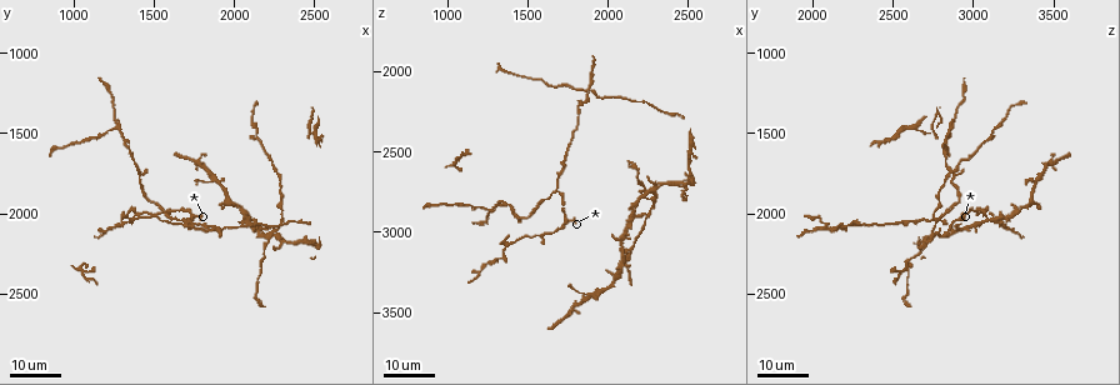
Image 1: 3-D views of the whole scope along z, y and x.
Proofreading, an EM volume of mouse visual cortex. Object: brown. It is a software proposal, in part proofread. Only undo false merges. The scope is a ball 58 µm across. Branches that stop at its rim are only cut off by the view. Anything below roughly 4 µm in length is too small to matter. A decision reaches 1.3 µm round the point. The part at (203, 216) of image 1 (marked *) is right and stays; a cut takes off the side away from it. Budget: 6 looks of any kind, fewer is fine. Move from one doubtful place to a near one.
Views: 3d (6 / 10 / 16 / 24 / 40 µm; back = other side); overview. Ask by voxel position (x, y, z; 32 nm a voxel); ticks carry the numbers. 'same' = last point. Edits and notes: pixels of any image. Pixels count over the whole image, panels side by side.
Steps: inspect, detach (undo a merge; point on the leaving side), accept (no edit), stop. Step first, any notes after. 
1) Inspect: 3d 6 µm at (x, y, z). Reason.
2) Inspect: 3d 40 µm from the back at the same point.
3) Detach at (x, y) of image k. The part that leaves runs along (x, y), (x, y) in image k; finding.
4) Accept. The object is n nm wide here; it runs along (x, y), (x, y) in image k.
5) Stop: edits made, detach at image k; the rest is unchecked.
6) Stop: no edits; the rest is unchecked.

Inspect: 3d 24 µm at (1740, 2020, 2920). Arms run side by side.

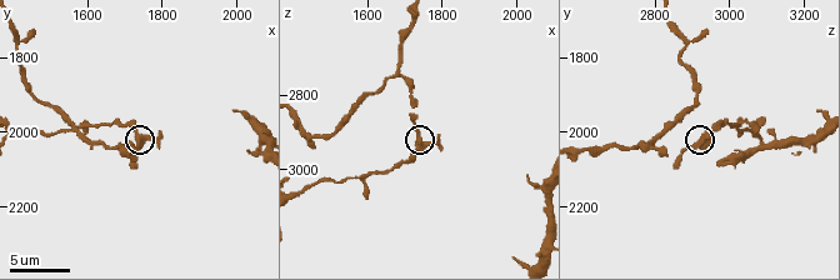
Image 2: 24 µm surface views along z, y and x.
Inspect: 3d 6 µm at the same point.

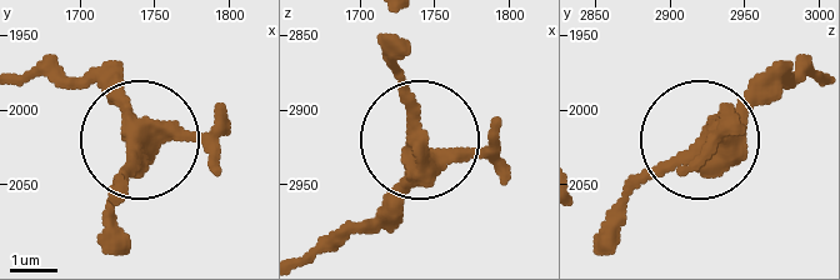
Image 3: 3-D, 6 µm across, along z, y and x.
Accept. The side arm is 43 µm long; 5 arms meet here; one neuron here.

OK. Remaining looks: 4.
Inspect: 3d 16 µm at (1380, 2000, 3060). Two arms in line, one across.

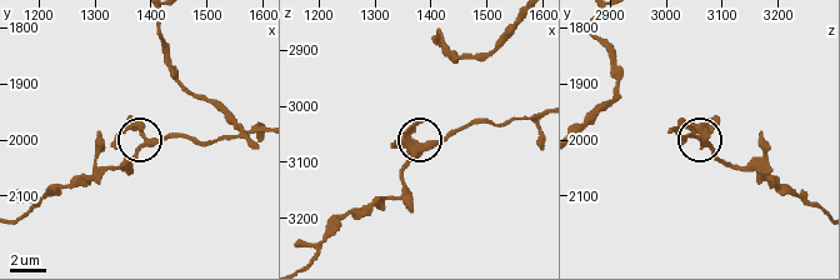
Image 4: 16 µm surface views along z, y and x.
Inspect: 3d 6 µm at (1390, 2010, 3075).

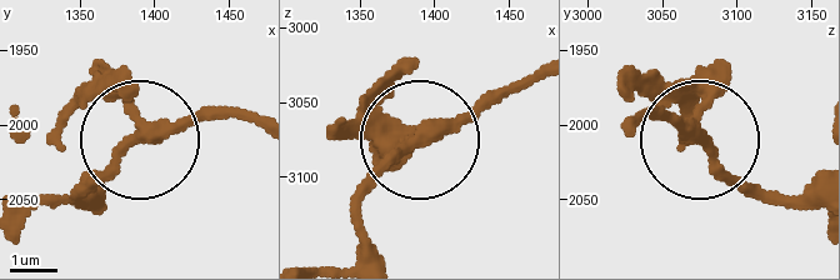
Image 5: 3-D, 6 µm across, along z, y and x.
Accept. It runs along (253, 124), (205, 115), (145, 131), (74, 208) in image 5; one neuron here.

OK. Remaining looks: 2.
Inspect: 3d 16 µm at (1880, 1780, 3400). Arms part here.

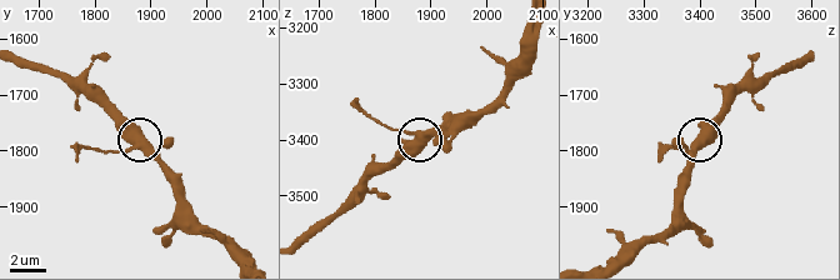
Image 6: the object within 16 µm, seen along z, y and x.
Inspect: 3d 10 µm at (1880, 1785, 3395). Zoom in.

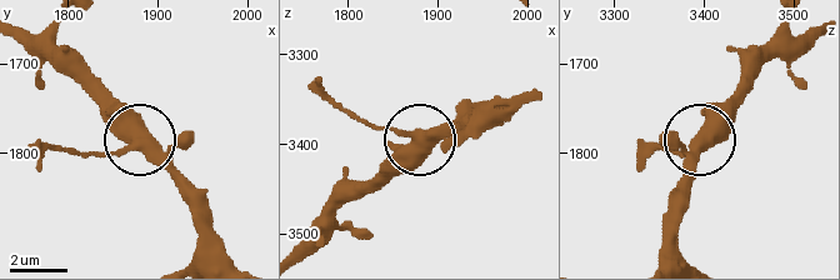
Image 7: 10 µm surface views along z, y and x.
Accept. 3 arms meet here; one neuron here.

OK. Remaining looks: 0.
Stop: no edits; the rest is unchecked.

